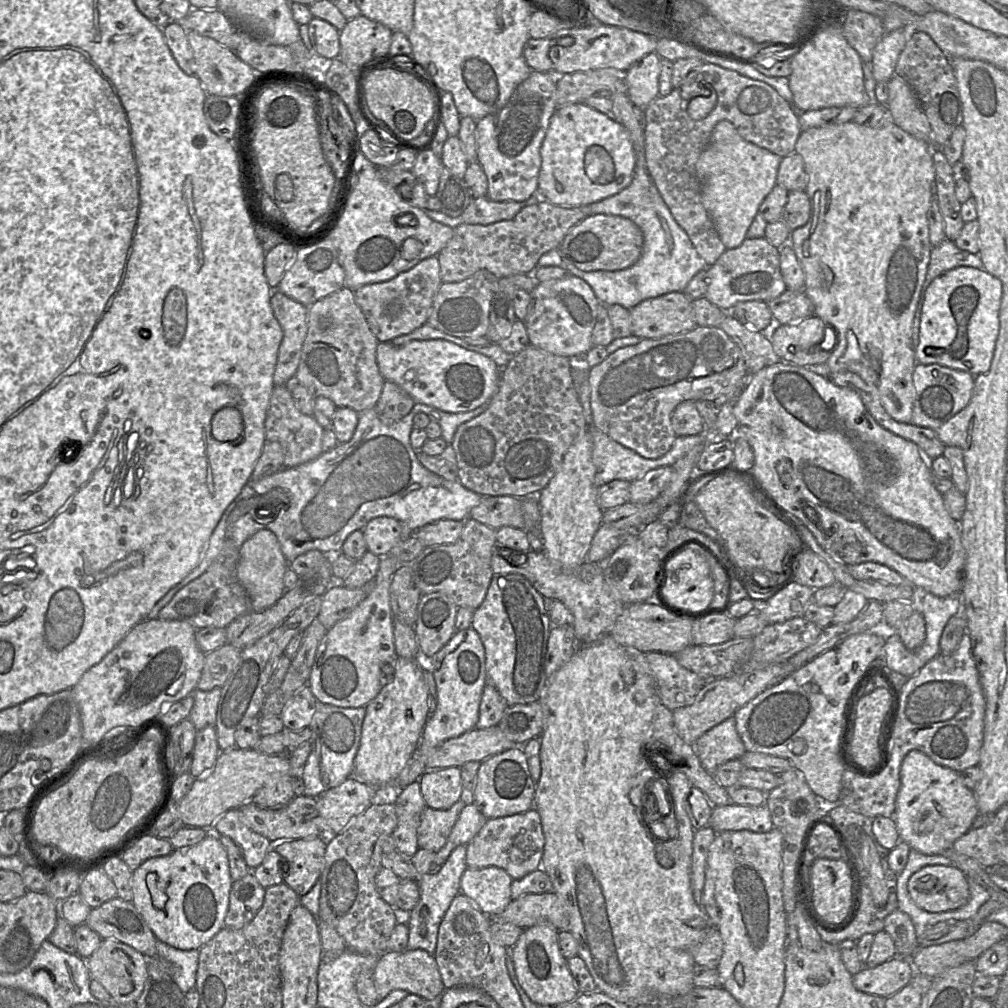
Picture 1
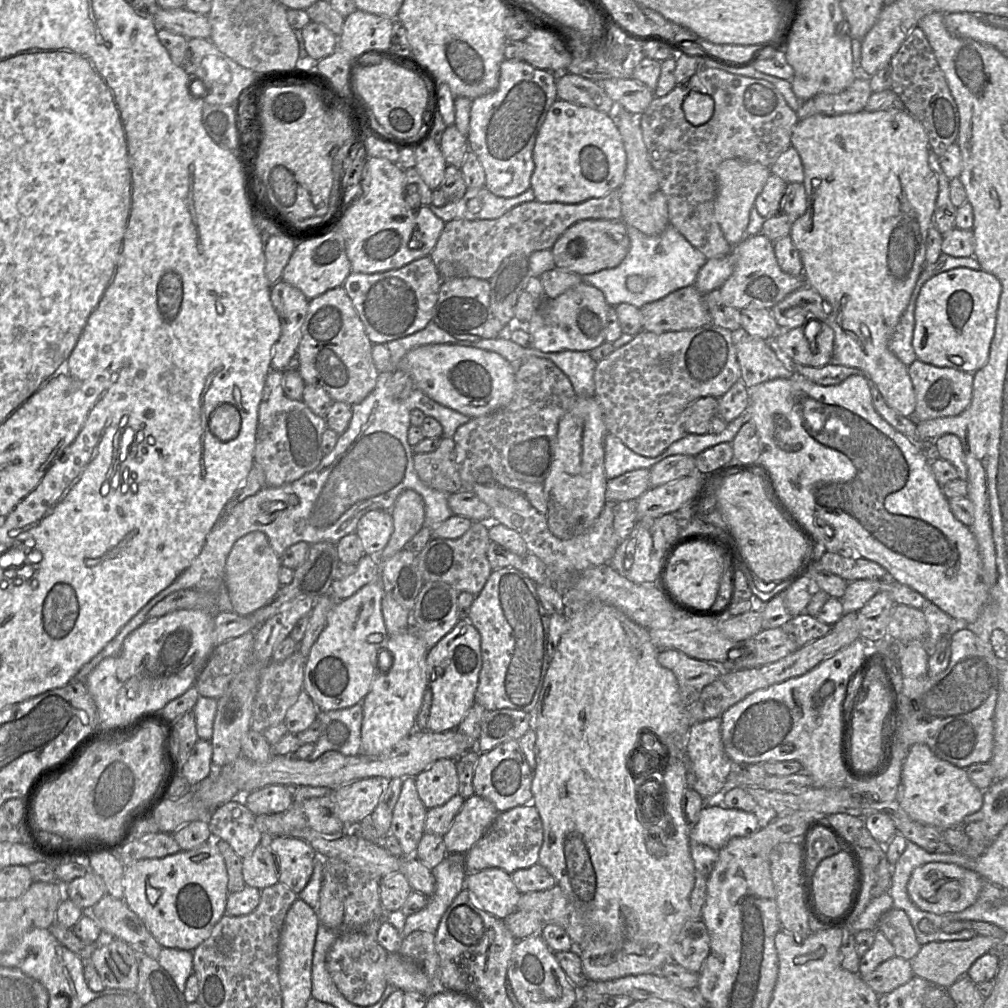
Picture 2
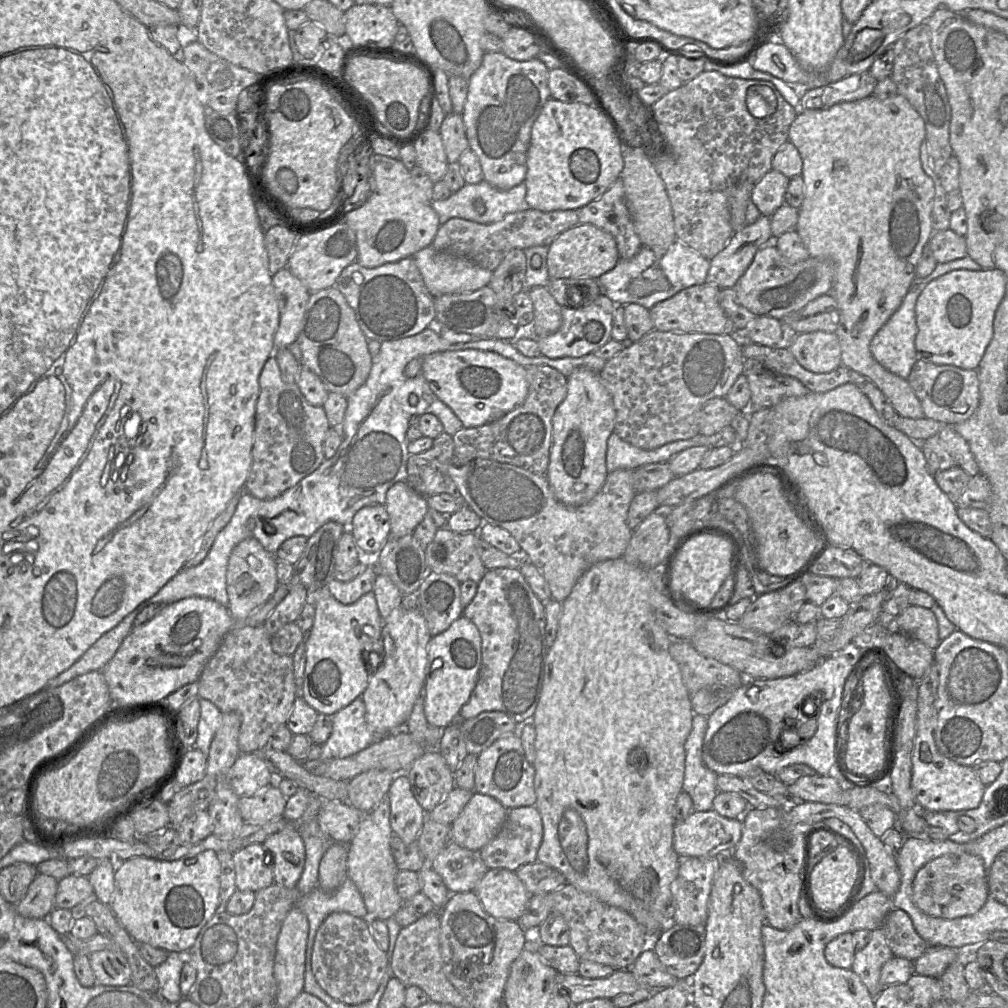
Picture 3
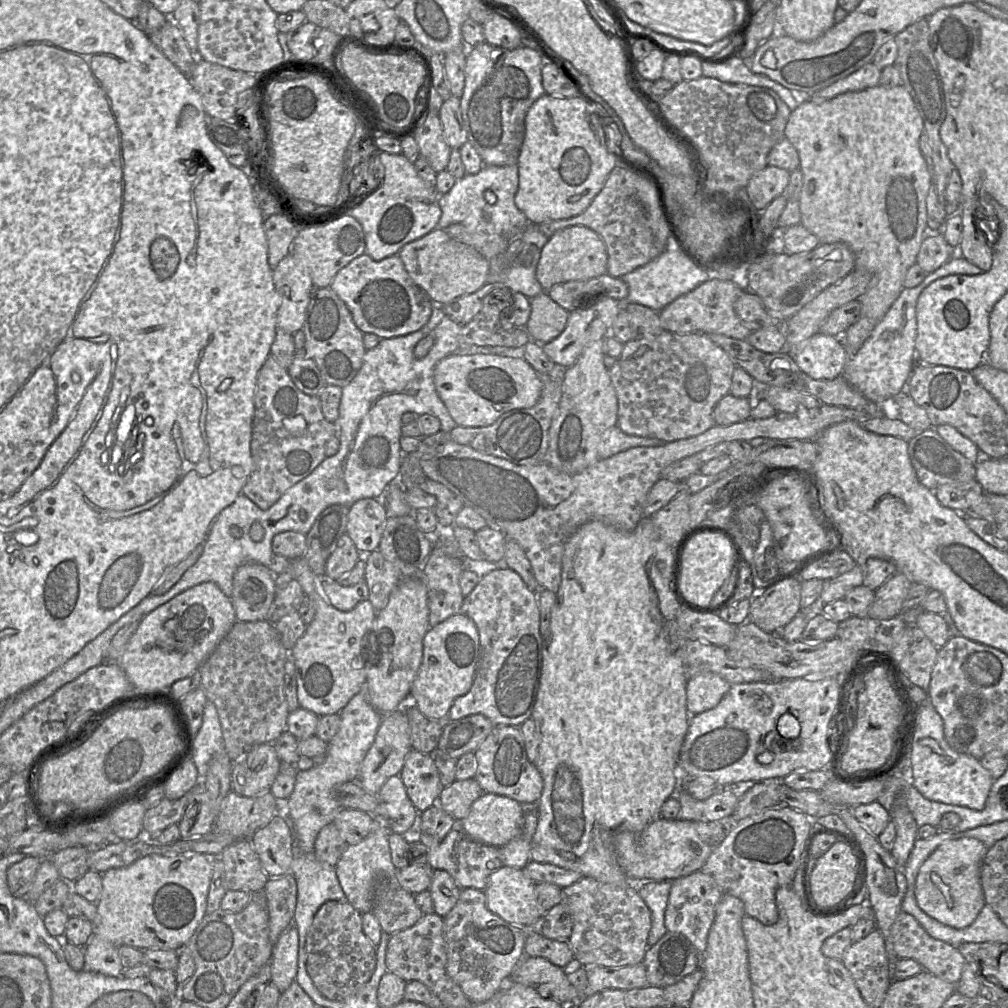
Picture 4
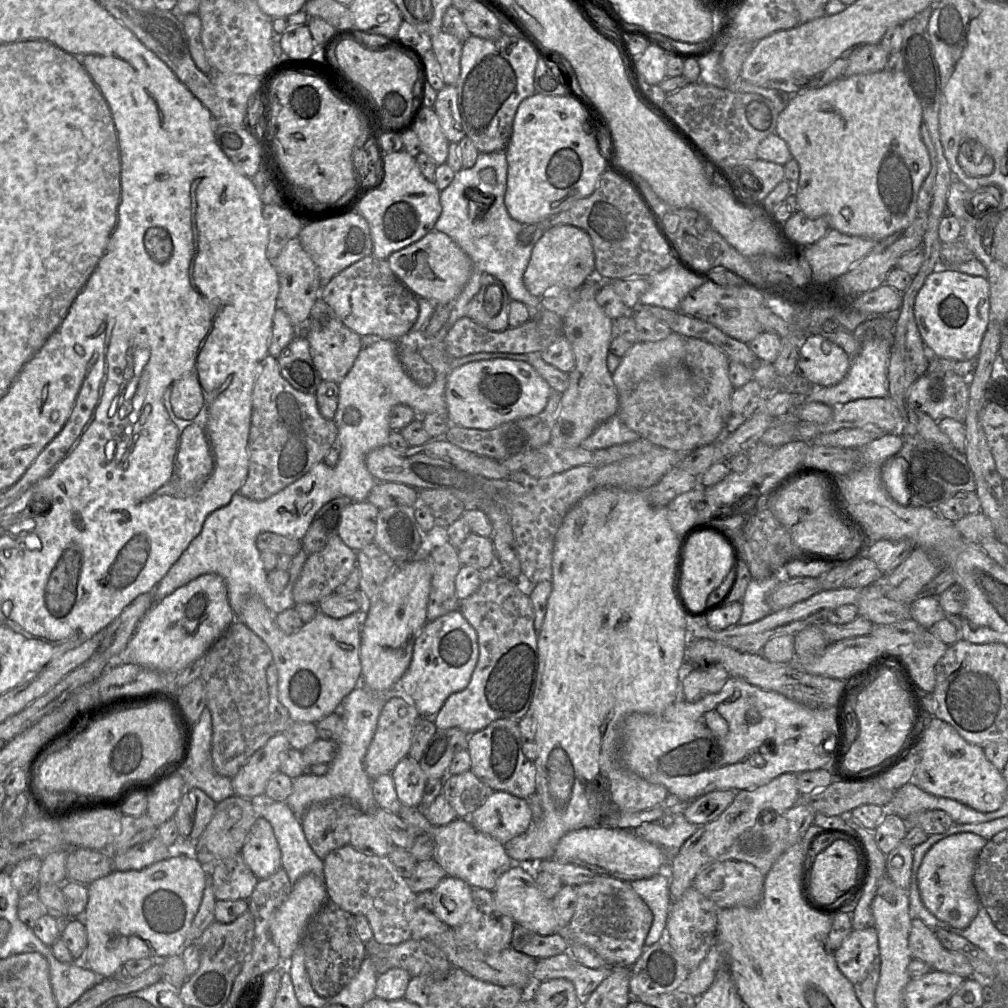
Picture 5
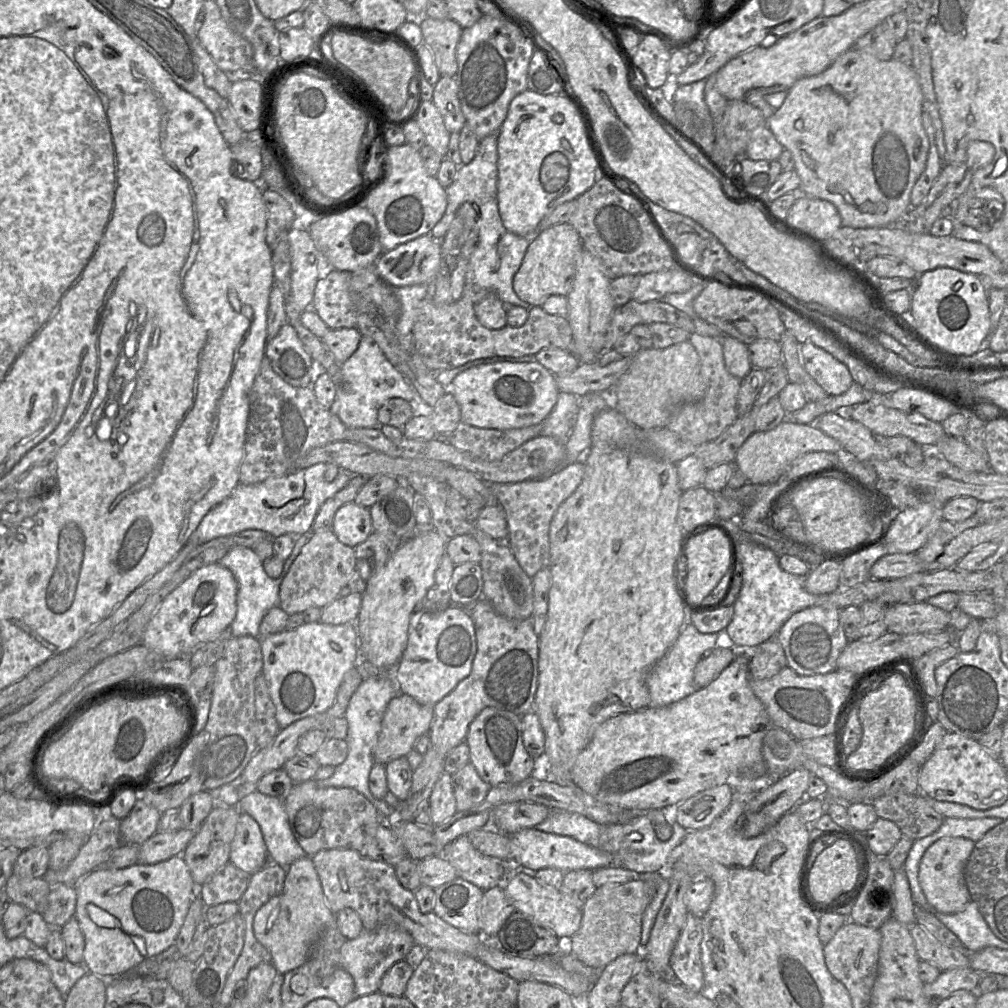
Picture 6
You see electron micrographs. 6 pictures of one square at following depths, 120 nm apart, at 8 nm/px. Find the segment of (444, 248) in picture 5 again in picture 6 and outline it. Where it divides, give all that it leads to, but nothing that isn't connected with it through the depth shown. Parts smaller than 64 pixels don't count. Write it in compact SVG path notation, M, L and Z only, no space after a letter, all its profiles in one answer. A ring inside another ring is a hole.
M426 234L383 252L375 263L375 270L392 287L431 285L440 265L440 242Z

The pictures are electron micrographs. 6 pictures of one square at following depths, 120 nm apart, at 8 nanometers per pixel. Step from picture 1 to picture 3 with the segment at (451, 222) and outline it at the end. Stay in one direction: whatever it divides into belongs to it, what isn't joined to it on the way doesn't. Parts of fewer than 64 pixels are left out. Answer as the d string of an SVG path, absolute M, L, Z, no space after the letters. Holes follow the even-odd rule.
M483 180L477 184L465 184L460 190L445 200L433 200L432 207L439 216L440 225L451 218L462 218L480 224L498 222L507 214L523 211L529 208L525 201L526 185L524 182L509 190L498 190Z

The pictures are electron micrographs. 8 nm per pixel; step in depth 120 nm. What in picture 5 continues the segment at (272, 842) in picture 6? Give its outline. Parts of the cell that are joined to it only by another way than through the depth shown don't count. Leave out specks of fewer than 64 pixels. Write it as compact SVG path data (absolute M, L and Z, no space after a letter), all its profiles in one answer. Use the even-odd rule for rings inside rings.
M265 794L251 798L258 817L266 819L272 826L281 851L281 865L286 871L291 884L304 874L314 874L323 879L323 860L320 859L309 845L302 829L300 819L296 817L286 802L274 801Z

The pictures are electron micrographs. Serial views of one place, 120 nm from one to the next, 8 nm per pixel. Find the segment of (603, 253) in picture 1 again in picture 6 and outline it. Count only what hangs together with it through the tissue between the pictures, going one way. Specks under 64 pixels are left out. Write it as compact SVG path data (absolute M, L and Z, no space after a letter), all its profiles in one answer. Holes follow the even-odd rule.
M568 222L538 230L513 277L514 292L530 306L541 306L550 295L567 296L572 288L576 263L583 249L578 232Z

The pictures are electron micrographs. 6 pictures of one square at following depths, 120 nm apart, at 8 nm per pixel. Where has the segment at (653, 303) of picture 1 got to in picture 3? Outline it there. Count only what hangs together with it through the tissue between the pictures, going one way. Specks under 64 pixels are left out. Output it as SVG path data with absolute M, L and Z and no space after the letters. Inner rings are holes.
M708 282L680 290L672 297L656 303L649 309L653 329L688 333L734 334L734 326L719 305L720 288Z

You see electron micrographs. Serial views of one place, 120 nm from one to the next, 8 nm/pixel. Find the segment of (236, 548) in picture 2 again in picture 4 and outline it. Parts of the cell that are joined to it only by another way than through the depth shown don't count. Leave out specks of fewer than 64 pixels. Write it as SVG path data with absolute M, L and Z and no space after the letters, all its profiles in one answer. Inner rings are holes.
M246 563L237 568L230 597L237 621L267 620L275 597L276 575L269 567L258 563Z

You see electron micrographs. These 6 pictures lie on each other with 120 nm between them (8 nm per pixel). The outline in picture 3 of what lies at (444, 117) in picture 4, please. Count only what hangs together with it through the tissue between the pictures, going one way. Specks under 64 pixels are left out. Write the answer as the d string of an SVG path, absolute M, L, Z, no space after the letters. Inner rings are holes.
M455 112L446 114L439 133L449 163L457 162L460 156L469 148L462 115Z

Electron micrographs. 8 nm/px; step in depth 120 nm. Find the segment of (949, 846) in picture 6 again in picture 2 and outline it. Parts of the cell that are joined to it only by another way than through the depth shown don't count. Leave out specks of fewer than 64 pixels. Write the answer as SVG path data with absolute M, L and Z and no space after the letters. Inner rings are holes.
M929 862L912 872L907 890L911 900L919 909L943 915L961 912L974 904L982 889L984 880L977 872L957 864Z

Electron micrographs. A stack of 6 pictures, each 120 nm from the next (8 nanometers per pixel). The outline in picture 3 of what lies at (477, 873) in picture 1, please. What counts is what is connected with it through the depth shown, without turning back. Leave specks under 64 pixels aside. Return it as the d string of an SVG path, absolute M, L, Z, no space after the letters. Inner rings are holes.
M497 868L487 871L475 893L489 915L514 921L523 915L531 897L516 872Z

